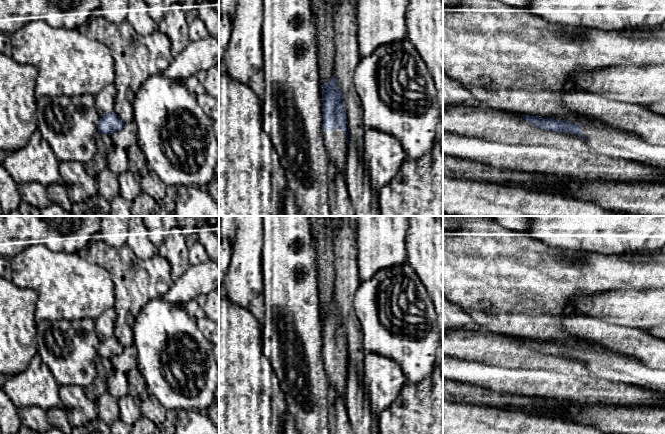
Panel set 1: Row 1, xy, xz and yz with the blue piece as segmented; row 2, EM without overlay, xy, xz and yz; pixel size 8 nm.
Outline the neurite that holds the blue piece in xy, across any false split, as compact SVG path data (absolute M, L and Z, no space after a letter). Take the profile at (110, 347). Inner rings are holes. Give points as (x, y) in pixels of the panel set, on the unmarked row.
M113 335L100 341L98 355L99 357L112 359L113 357L123 353L124 348L125 347L122 346L117 338Z

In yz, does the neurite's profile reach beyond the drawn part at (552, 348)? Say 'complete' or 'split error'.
split error

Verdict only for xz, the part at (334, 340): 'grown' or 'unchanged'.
grown

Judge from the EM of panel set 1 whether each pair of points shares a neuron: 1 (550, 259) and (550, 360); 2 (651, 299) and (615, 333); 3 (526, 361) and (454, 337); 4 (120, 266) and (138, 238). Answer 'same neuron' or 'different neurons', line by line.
1: different neurons
2: different neurons
3: same neuron
4: different neurons

